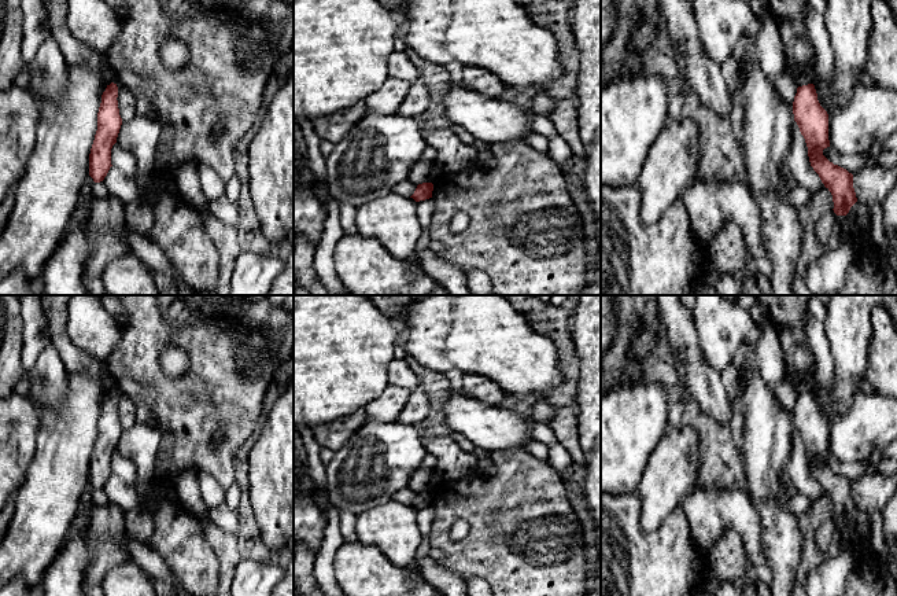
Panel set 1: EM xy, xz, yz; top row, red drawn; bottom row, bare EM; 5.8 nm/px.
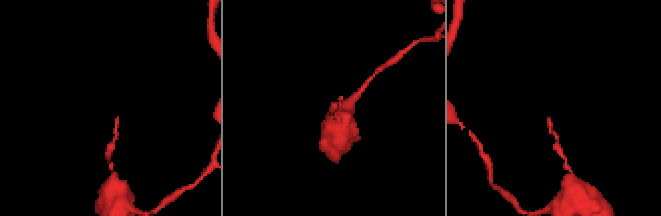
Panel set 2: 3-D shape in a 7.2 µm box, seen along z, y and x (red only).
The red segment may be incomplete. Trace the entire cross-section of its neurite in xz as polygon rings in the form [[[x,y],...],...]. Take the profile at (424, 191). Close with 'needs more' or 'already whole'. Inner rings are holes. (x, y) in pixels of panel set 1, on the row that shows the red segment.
[[[422,183],[418,184],[414,194],[410,196],[416,202],[425,200],[432,198],[433,184],[432,183]]]; already whole

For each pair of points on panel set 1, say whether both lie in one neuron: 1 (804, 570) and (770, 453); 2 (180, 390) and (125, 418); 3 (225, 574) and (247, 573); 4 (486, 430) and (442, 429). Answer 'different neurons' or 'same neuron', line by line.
1: different neurons
2: different neurons
3: different neurons
4: different neurons

